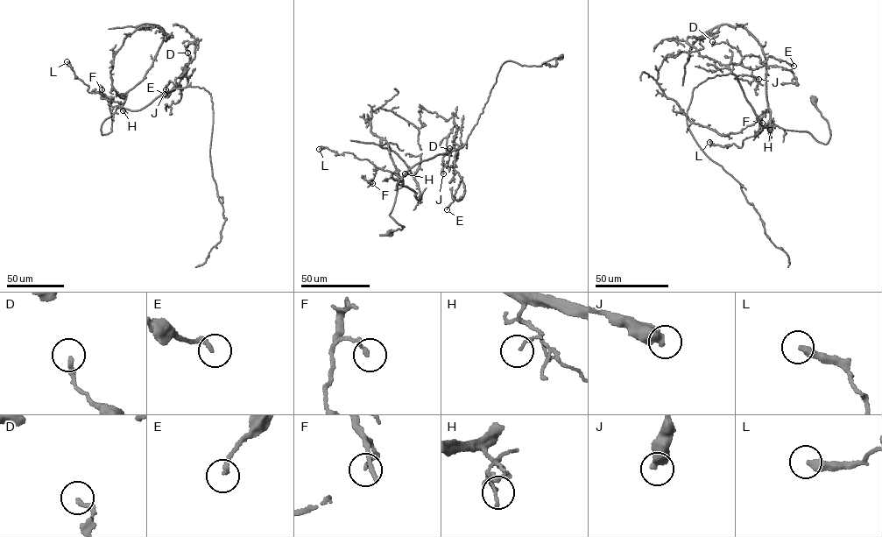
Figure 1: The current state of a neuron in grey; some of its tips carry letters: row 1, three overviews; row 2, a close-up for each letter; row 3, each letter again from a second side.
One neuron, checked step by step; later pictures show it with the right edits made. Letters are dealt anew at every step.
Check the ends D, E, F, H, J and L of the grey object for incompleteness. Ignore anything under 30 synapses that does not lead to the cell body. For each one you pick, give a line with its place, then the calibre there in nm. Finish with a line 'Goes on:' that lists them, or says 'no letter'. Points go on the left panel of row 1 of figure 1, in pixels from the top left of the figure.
Goes on: no letter

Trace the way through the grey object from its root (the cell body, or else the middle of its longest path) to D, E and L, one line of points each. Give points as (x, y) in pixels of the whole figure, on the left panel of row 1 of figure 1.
D: (111, 100), (112, 130), (102, 135), (119, 105), (140, 109), (186, 87), (179, 77), (187, 52)
E: (111, 100), (112, 130), (102, 135), (119, 105), (141, 109), (186, 87), (186, 77), (181, 89), (165, 94)
L: (111, 100), (112, 130), (102, 135), (102, 123), (123, 103), (88, 92), (88, 86), (75, 76), (67, 61)

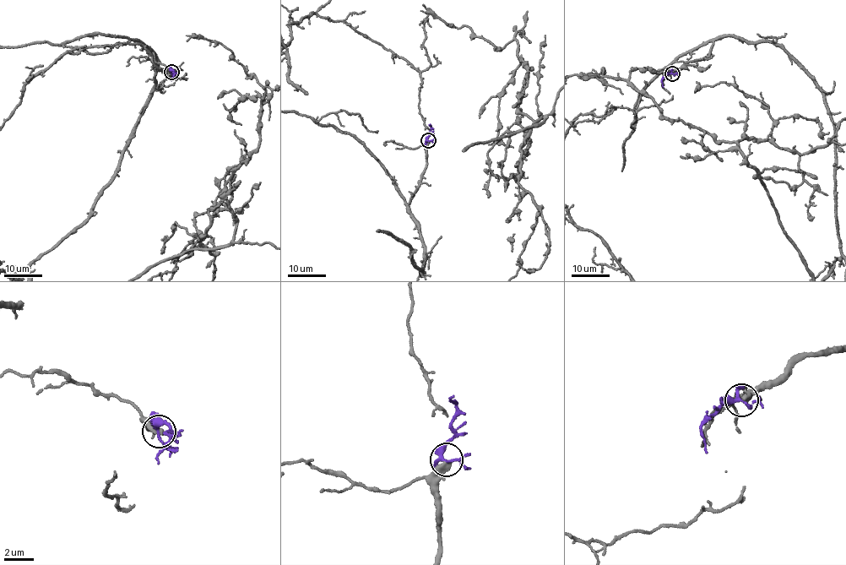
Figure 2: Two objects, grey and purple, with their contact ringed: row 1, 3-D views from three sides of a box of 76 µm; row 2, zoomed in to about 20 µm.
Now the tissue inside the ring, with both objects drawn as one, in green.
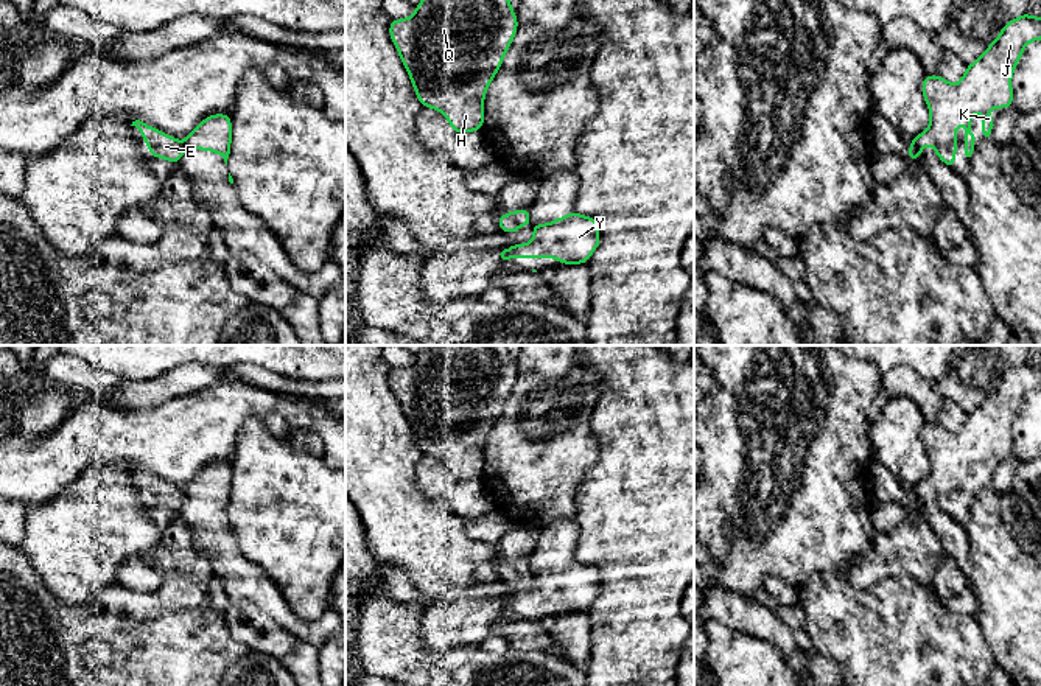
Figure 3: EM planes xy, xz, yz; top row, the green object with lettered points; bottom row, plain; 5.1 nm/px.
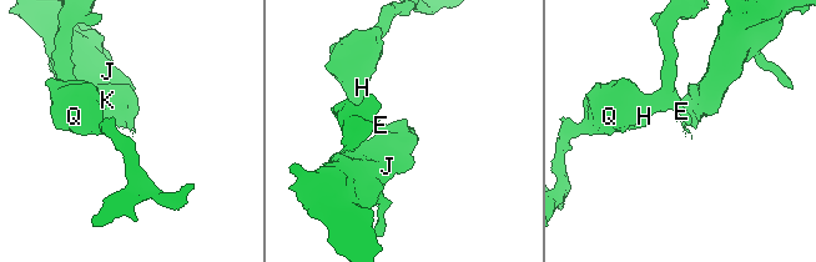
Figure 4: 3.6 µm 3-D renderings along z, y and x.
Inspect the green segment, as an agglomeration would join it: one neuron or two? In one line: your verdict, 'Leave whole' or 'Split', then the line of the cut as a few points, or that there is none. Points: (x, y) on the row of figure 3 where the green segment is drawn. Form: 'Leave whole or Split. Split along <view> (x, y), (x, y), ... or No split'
Split. Split along xz (529, 213), (528, 221)

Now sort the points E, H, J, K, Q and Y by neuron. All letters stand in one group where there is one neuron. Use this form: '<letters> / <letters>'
E H Q / J K Y

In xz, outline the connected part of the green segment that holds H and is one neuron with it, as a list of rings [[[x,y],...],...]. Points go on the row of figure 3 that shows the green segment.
[[[422,0],[409,19],[392,19],[389,37],[423,107],[445,115],[454,134],[484,129],[487,87],[518,30],[509,0]]]

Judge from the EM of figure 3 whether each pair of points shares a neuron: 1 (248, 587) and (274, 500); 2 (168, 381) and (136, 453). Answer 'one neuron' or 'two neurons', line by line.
1: two neurons
2: two neurons

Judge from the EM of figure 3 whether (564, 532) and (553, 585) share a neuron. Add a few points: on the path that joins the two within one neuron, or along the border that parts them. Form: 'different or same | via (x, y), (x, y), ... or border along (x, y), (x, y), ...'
same | via (556, 545), (554, 573)

